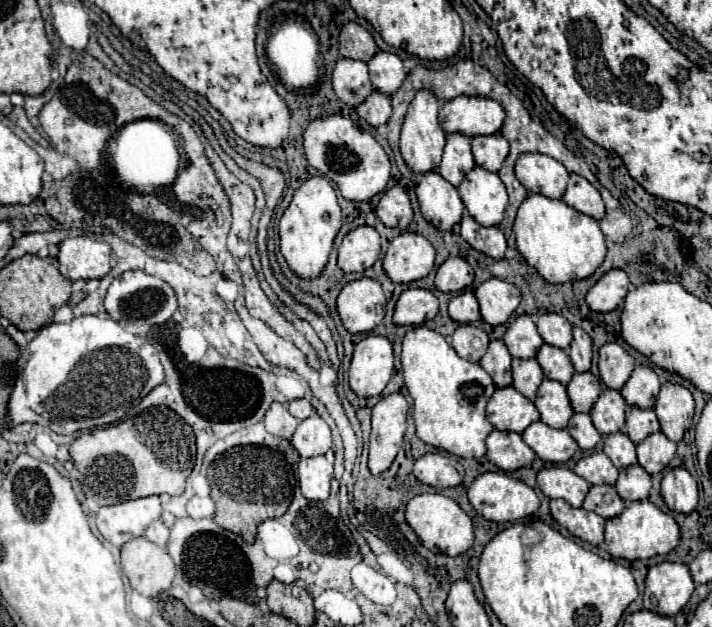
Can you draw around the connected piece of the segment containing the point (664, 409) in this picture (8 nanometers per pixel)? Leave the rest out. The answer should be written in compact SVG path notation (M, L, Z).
M666 381L660 389L654 411L658 415L660 429L664 431L664 435L668 435L668 439L678 443L682 439L684 431L692 423L694 397L684 385Z

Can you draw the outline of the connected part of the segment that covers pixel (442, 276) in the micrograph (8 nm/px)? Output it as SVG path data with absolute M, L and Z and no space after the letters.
M462 257L446 259L436 271L436 289L444 293L456 293L472 285L474 269Z

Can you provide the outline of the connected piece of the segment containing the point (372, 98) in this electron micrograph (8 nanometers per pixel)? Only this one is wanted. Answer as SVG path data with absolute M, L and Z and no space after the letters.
M372 89L372 93L364 99L364 103L360 103L356 107L356 113L366 119L372 127L380 127L384 125L390 115L392 115L392 105L390 105L390 97Z

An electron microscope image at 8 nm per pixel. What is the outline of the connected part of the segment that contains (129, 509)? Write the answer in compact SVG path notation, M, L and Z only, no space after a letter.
M144 497L102 507L96 515L96 525L106 541L122 547L126 541L140 537L150 523L160 519L160 513L160 497Z

